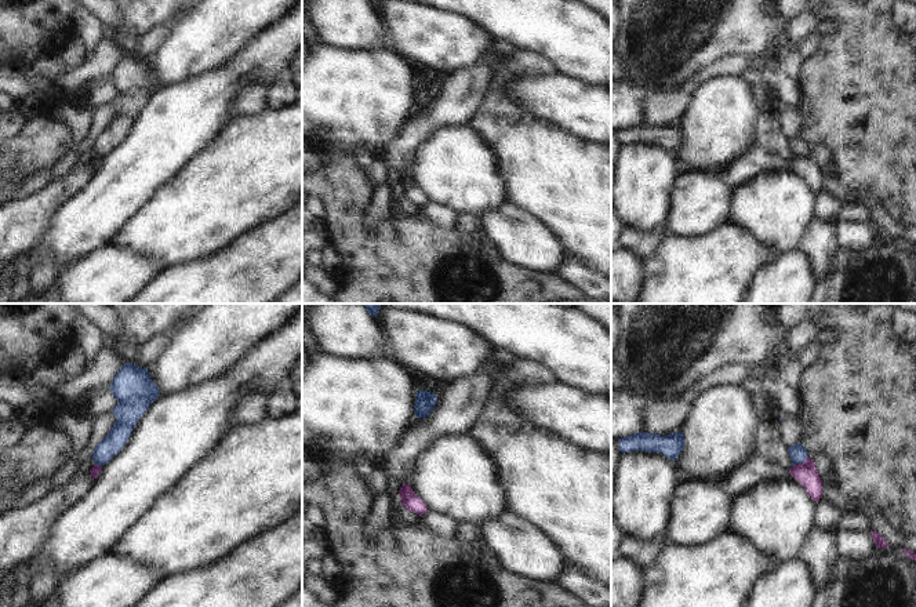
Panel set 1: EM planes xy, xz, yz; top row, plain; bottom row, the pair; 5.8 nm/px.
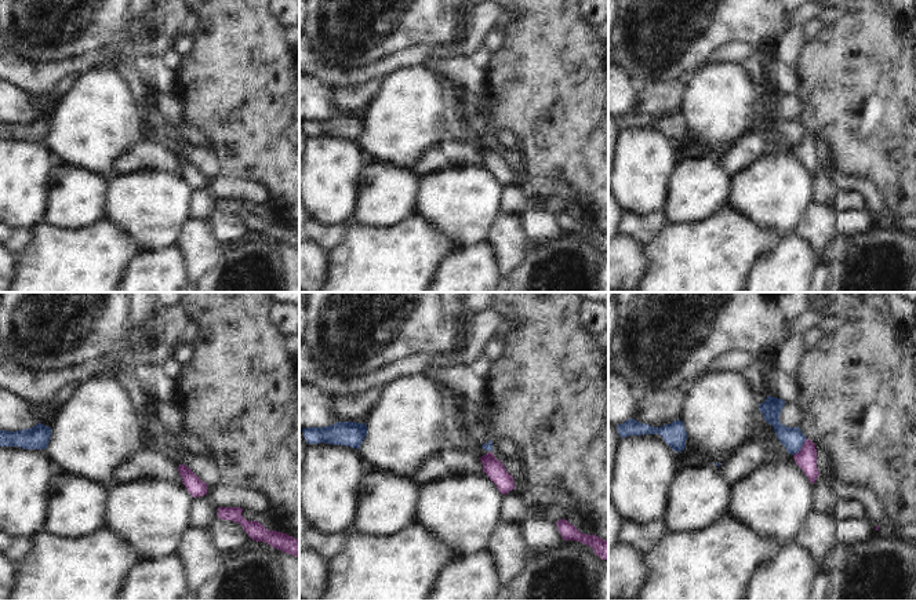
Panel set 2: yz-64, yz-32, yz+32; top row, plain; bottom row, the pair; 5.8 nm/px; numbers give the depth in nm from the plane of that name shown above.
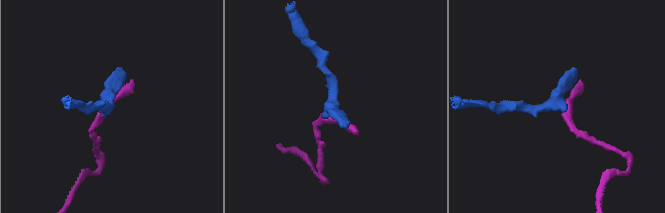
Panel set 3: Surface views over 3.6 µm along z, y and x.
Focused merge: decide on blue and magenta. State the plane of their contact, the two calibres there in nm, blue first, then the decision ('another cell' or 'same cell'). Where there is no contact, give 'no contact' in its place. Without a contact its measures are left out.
contact in yz; calibres 100 and 140 nm; another cell

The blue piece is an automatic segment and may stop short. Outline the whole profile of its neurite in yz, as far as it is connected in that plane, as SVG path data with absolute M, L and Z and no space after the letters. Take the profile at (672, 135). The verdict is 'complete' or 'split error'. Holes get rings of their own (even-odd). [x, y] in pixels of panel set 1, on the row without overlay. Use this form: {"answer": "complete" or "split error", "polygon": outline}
{"answer": "complete", "polygon": "M637 123L618 130L618 137L622 145L629 142L662 143L669 150L676 152L684 139L684 126L679 123L661 127Z"}

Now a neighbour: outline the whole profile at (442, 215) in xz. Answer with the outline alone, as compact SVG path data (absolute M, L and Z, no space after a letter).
M426 203L421 207L422 214L435 225L450 229L458 212L440 203Z

